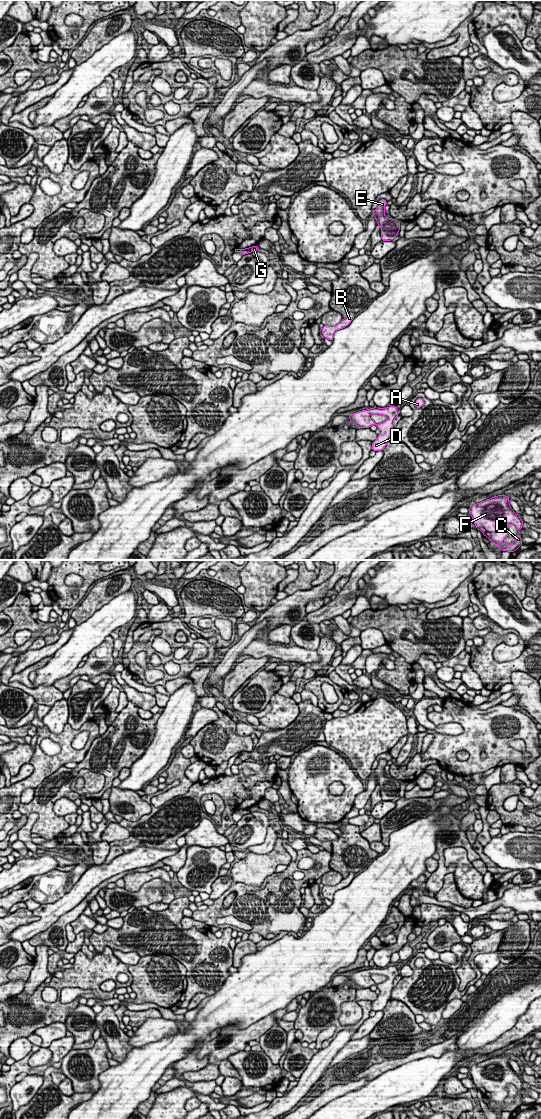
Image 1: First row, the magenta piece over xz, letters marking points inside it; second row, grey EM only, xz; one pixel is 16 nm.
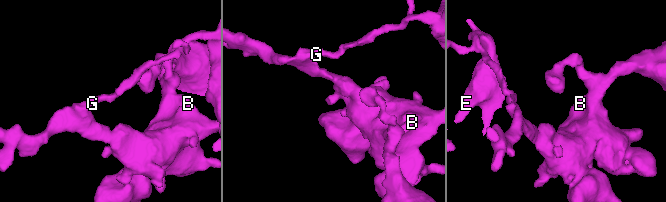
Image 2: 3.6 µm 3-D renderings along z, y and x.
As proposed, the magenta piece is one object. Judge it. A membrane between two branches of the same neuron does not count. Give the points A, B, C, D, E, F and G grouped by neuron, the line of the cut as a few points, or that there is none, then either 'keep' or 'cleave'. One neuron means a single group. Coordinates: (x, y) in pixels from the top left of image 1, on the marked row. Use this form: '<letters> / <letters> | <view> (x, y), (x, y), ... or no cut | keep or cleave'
A B C D F / E G | xz (249, 248), (250, 251) | cleave

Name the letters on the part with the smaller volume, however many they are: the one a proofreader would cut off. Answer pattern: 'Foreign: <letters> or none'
Foreign: E, G

